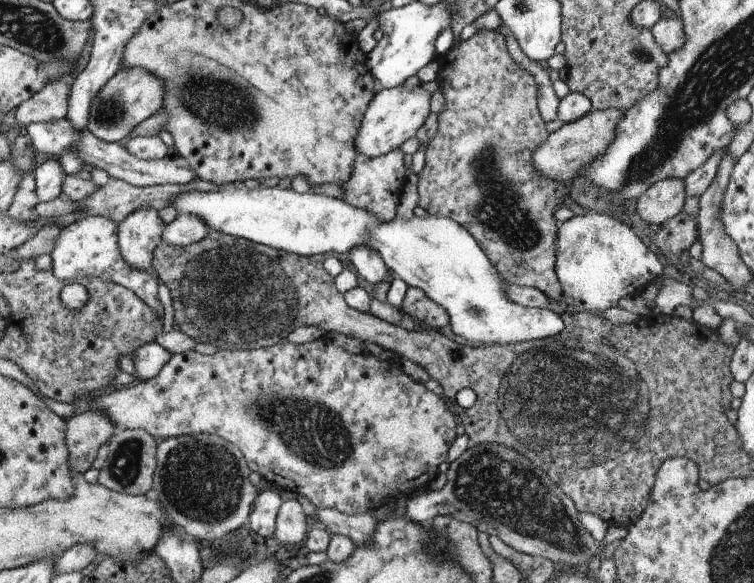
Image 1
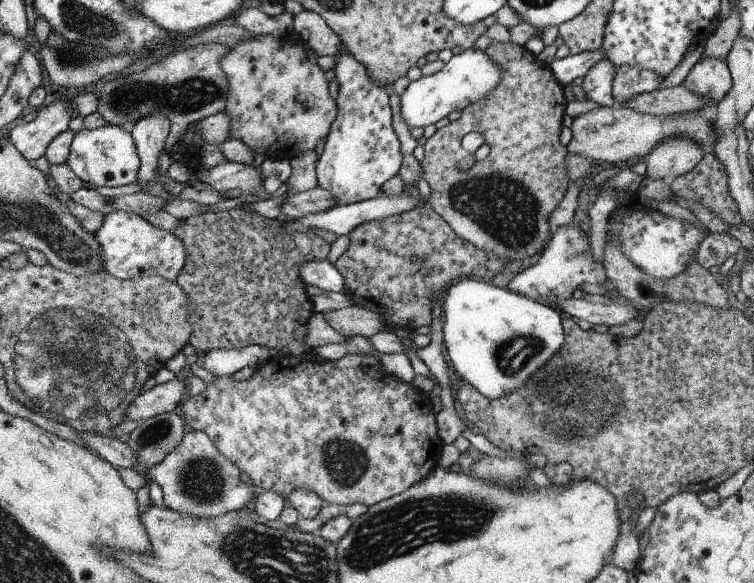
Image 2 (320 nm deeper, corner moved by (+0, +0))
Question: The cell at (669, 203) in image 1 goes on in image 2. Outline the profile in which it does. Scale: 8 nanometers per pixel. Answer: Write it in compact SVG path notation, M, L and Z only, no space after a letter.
M677 135L667 137L645 155L645 173L651 179L674 179L689 172L705 152L705 148L689 137Z

